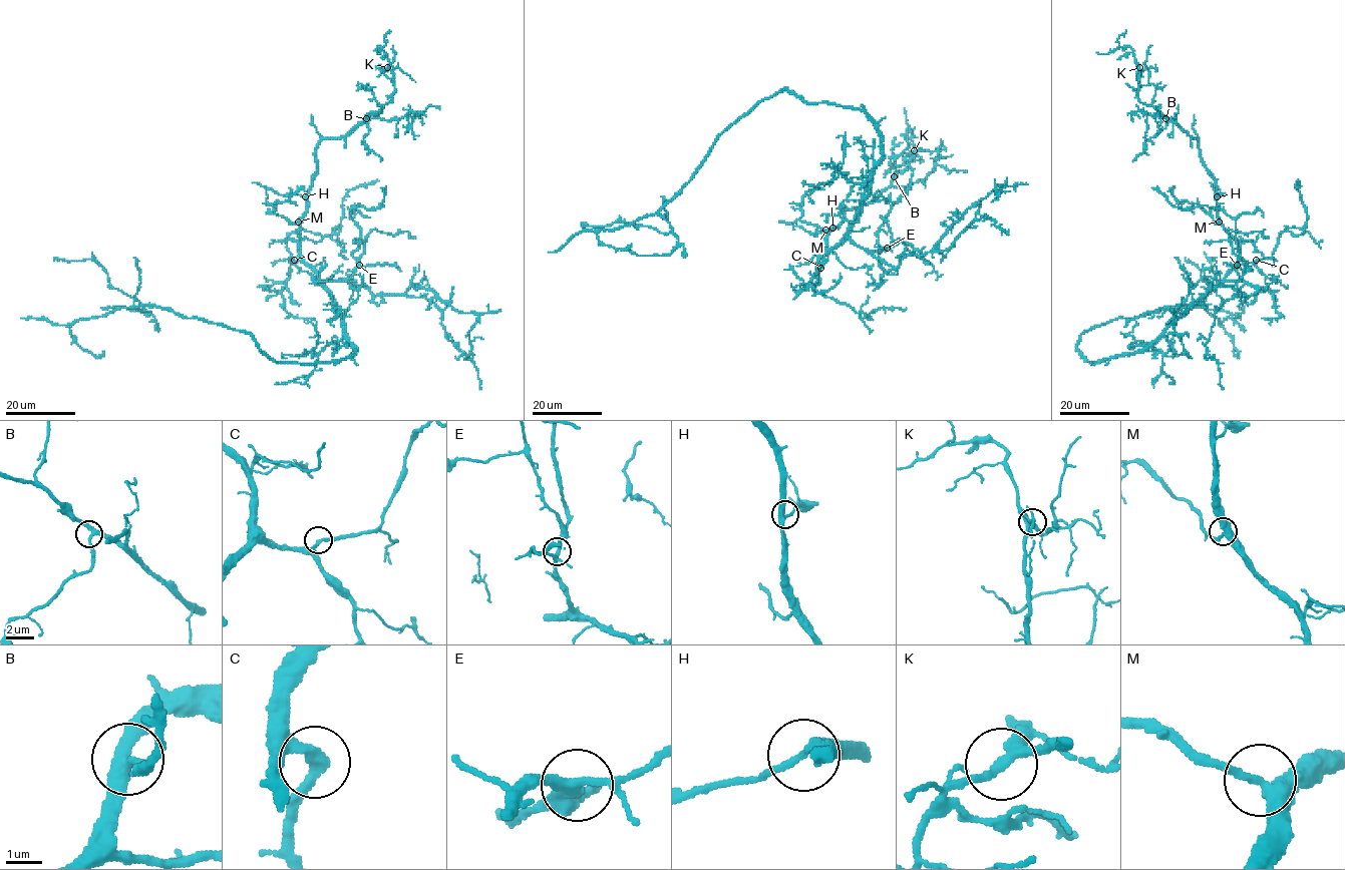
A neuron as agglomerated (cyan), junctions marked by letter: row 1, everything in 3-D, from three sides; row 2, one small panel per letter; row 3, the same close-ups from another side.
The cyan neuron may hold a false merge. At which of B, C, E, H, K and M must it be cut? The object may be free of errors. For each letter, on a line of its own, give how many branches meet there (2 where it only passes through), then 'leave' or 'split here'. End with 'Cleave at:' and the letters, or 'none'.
B: 3 | leave
C: 2 | leave
E: 3 | leave
H: 3 | leave
K: 3 | leave
M: 3 | leave
Cleave at: none

